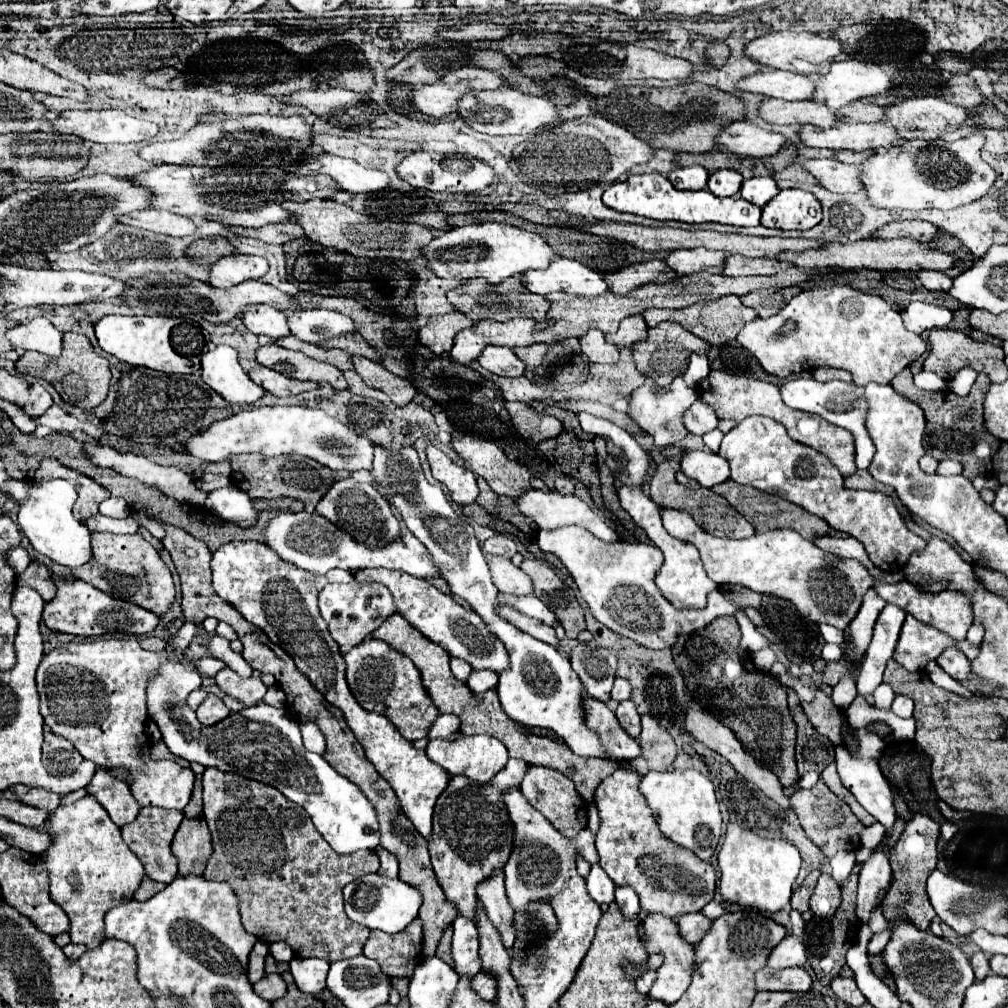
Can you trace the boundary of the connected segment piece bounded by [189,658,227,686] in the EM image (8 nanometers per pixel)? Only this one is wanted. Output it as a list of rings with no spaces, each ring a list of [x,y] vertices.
[[[203,658],[203,660],[199,660],[199,662],[193,662],[193,660],[189,660],[189,662],[195,664],[195,668],[199,670],[201,678],[203,678],[203,682],[207,682],[207,686],[211,686],[211,684],[215,682],[215,674],[227,666],[227,664],[225,664],[223,660],[219,660],[219,658]]]

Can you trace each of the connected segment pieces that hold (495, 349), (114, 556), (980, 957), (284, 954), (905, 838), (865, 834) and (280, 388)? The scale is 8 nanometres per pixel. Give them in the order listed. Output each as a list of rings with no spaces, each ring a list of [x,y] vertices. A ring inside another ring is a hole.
[[[487,346],[477,362],[489,370],[491,374],[497,374],[497,376],[521,376],[523,370],[525,370],[525,364],[515,356],[515,352],[507,346]]]
[[[95,532],[93,536],[93,560],[83,568],[73,570],[73,576],[93,584],[95,588],[115,596],[119,600],[127,600],[137,604],[153,614],[165,614],[175,600],[175,586],[169,568],[159,558],[157,550],[143,540],[139,534],[119,536],[111,532]]]
[[[977,952],[977,954],[971,956],[971,966],[973,966],[973,970],[975,970],[977,980],[987,978],[989,972],[991,972],[991,970],[989,970],[989,956],[983,954],[983,952]]]
[[[271,942],[269,944],[269,954],[279,962],[289,962],[293,958],[293,952],[285,942]]]
[[[915,814],[907,822],[905,832],[901,834],[901,838],[895,844],[893,854],[891,854],[891,866],[895,870],[895,882],[889,888],[885,900],[881,902],[883,916],[887,918],[889,924],[895,924],[895,920],[899,916],[905,916],[919,930],[929,930],[931,920],[937,916],[931,902],[929,902],[927,890],[925,890],[925,880],[929,878],[929,874],[935,870],[935,864],[937,864],[937,838],[939,838],[939,824],[935,820],[931,820],[929,816]]]
[[[875,822],[875,824],[867,826],[867,828],[863,828],[863,832],[859,834],[859,838],[861,838],[863,846],[877,848],[881,844],[881,840],[883,840],[883,834],[885,834],[885,828],[879,822]]]
[[[257,364],[253,370],[249,370],[249,378],[279,398],[291,396],[291,394],[301,394],[301,392],[307,392],[307,390],[313,390],[319,386],[315,382],[301,382],[301,380],[287,378],[287,376],[275,372],[271,368],[265,368],[261,364]]]

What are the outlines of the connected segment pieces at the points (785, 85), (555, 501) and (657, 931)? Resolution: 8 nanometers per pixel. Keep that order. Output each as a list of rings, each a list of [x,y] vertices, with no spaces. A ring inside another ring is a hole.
[[[761,70],[751,76],[741,78],[735,88],[743,92],[763,94],[765,98],[783,98],[783,100],[809,100],[815,92],[813,80],[783,70]]]
[[[529,488],[515,500],[515,504],[517,504],[517,510],[523,516],[533,518],[539,524],[539,528],[559,528],[559,526],[567,526],[567,524],[577,524],[577,526],[587,528],[599,540],[605,540],[605,542],[615,542],[617,540],[617,532],[611,530],[581,498],[577,498],[573,494],[571,496],[561,496],[559,492],[543,492],[543,490]]]
[[[647,914],[641,922],[643,926],[643,944],[647,953],[659,953],[663,954],[663,964],[661,968],[657,970],[657,976],[655,976],[655,982],[653,982],[653,988],[651,988],[651,996],[653,998],[659,998],[667,1004],[673,1004],[677,1002],[683,992],[689,988],[691,984],[691,974],[693,974],[693,964],[695,964],[695,946],[685,942],[683,936],[679,934],[679,928],[677,928],[677,922],[665,914]]]

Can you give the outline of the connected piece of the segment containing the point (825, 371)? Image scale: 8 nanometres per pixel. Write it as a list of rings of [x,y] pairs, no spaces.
[[[815,368],[813,370],[813,378],[819,382],[827,382],[827,380],[845,380],[851,382],[851,374],[847,370],[835,370],[835,368]]]

